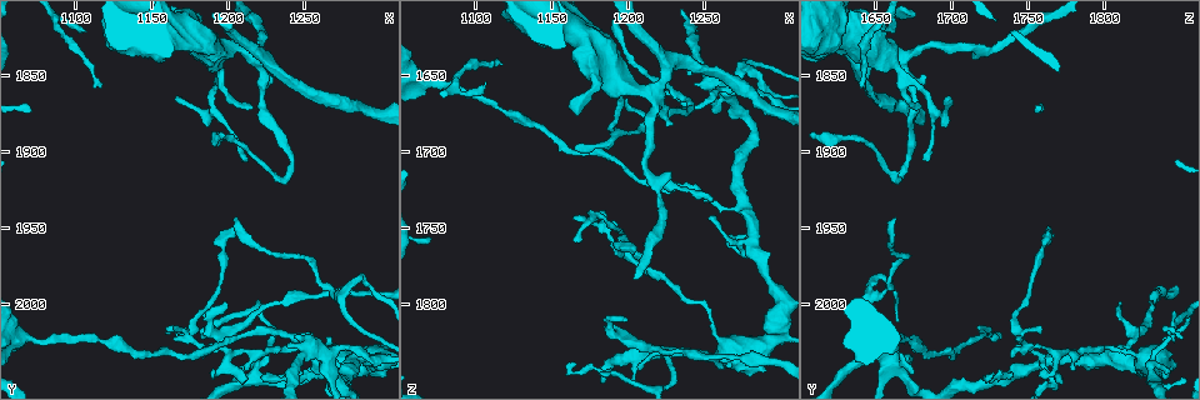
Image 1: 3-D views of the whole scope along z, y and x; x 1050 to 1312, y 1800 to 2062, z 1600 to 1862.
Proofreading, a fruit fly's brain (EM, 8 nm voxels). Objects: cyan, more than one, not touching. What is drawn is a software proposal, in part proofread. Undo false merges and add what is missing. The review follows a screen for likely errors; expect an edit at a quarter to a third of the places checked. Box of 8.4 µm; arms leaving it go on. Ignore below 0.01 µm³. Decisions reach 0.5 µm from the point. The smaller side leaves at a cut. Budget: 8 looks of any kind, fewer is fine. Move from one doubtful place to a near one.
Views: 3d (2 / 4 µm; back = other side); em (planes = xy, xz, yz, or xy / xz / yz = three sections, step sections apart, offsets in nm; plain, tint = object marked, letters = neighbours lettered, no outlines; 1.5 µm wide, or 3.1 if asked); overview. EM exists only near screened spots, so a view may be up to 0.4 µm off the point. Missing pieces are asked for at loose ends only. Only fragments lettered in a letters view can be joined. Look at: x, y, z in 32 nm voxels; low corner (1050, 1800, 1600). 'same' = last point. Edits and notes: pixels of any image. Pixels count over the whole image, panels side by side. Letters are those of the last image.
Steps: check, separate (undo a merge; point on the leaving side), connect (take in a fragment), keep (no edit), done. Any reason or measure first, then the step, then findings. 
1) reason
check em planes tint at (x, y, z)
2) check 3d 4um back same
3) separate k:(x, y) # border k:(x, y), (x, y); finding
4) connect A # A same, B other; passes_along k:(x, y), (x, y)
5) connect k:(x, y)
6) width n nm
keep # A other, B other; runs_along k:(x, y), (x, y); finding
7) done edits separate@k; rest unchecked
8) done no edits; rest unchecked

check 3d 4um at (1214, 1906, 1680)

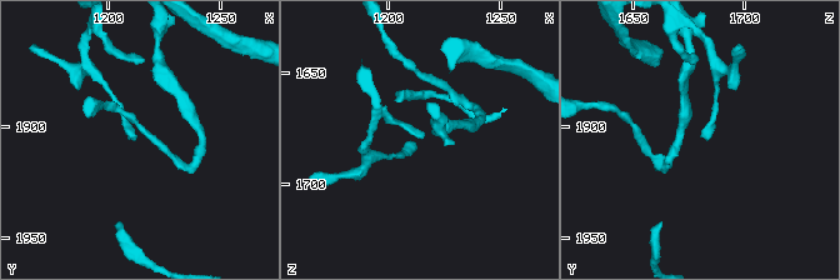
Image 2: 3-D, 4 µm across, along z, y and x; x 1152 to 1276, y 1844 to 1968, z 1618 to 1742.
check em planes letters at (1213, 1905, 1681)

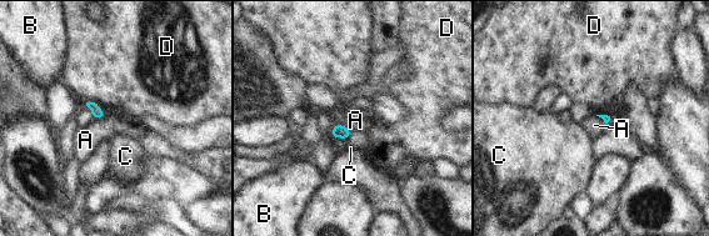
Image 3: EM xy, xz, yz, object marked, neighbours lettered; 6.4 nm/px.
keep # A other, B other, C other, D other; border 3:(335, 122), (343, 124), (351, 132); none of them fits

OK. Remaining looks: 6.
check 3d 2um back at (1262, 1994, 1834)

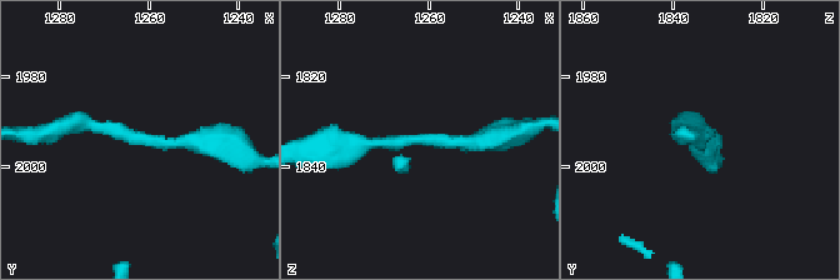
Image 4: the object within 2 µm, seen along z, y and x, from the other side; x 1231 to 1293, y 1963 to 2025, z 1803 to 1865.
arm_widths 160, 240 nm; need the tissue
check em planes letters at (1263, 1994, 1835)

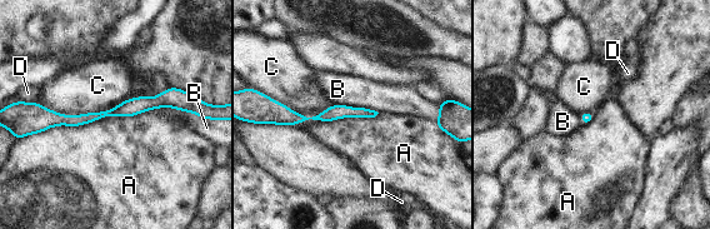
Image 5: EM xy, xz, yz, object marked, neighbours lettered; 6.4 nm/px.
longest_contact A 1000 nm
keep # A other, B other, C other, D other; runs_along 5:(186, 104), (155, 101), (38, 124); all the same neuron

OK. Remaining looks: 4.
branch stops here
check em planes letters at (1206, 2042, 1842)

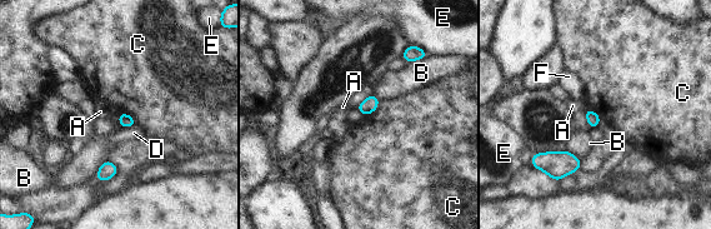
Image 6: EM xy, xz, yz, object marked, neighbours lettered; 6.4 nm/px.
longest_contact B 150 nm
keep # A other, B other, C other, D other, E other, F other; none of them fits

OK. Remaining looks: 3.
done no edits; rest unchecked

